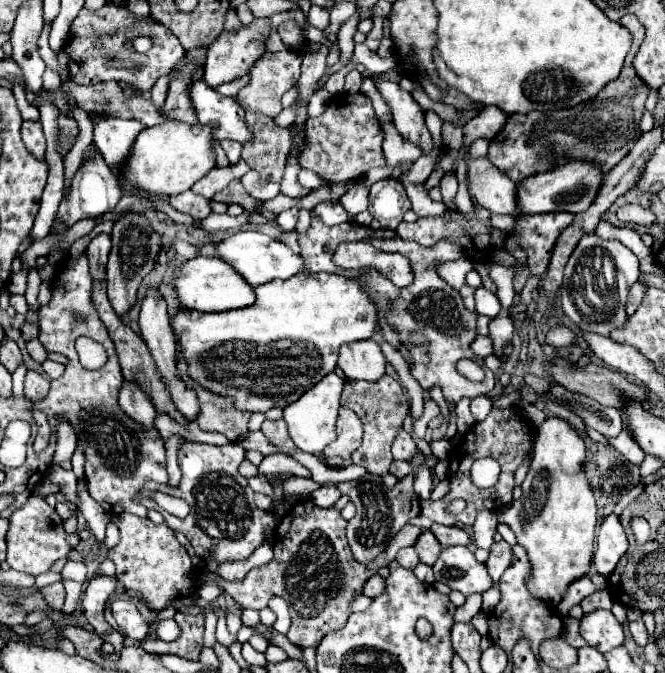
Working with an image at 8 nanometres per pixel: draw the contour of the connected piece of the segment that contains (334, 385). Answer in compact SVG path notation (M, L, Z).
M330 372L316 386L312 386L302 398L298 398L294 404L286 406L284 420L288 424L288 434L302 452L318 454L324 450L326 444L330 444L330 440L334 440L336 416L338 416L338 408L340 408L338 400L340 400L342 388L344 388L344 380L338 374Z

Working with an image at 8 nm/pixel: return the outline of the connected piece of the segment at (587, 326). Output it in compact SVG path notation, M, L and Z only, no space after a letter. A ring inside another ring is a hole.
M596 232L580 238L566 268L562 284L562 310L582 330L610 336L626 324L626 294L638 280L638 258L618 240L602 240ZM608 258L608 264L604 262Z

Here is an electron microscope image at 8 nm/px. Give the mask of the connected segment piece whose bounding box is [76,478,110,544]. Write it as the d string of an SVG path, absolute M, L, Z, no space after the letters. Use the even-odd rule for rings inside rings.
M80 478L80 480L78 480L76 498L80 500L80 502L78 502L78 512L84 514L90 530L94 532L94 536L96 536L96 540L98 540L98 544L100 544L100 542L104 540L104 530L106 530L106 526L108 526L108 522L110 522L110 516L92 500L92 496L90 496L90 492L88 492L88 482L86 482L86 478Z

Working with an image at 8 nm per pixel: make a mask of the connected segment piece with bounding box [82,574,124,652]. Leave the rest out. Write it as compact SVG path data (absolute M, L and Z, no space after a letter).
M106 574L92 576L86 586L86 592L82 596L82 614L94 626L98 636L102 636L104 642L110 642L116 648L116 652L120 652L124 648L124 638L104 618L104 606L108 602L110 594L114 594L114 590L116 590L114 576L106 576Z

